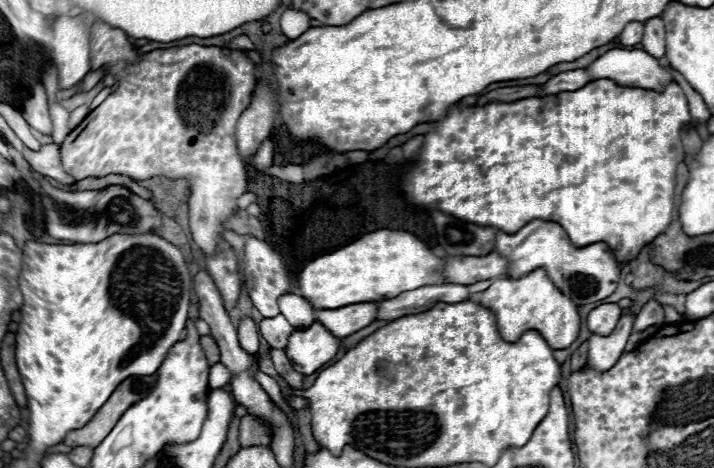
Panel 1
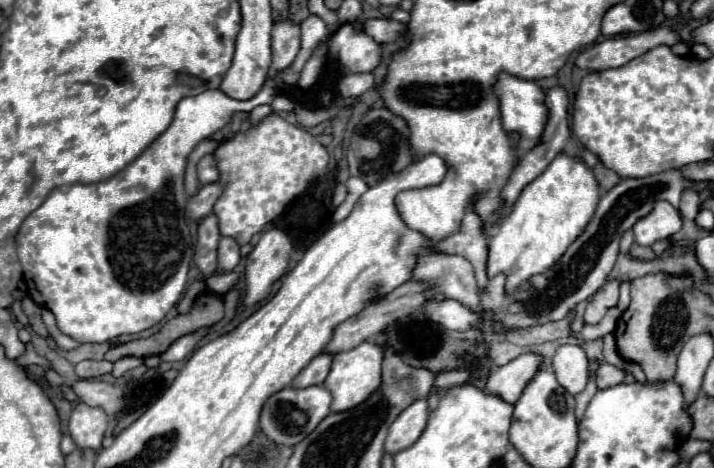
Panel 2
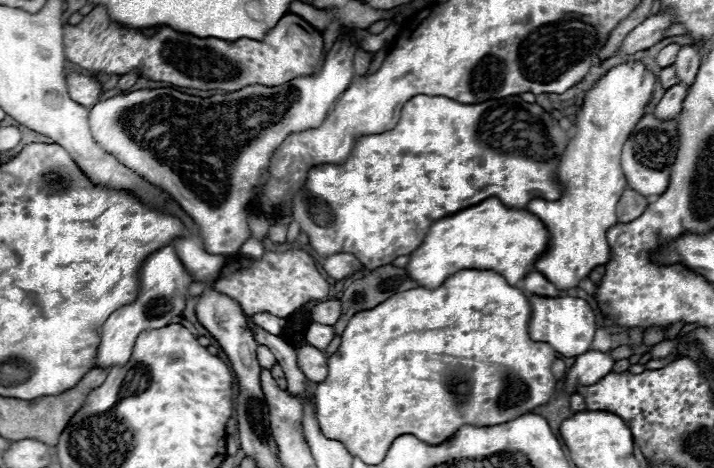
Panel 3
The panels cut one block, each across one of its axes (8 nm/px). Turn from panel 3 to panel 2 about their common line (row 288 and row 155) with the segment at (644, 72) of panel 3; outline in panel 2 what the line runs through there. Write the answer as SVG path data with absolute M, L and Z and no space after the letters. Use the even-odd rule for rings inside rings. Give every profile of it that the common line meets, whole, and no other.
M558 154L552 164L522 190L510 214L500 222L494 238L488 238L486 276L494 278L496 274L504 274L504 290L508 296L530 284L532 276L550 270L584 232L596 212L598 200L600 188L592 170L568 154Z

